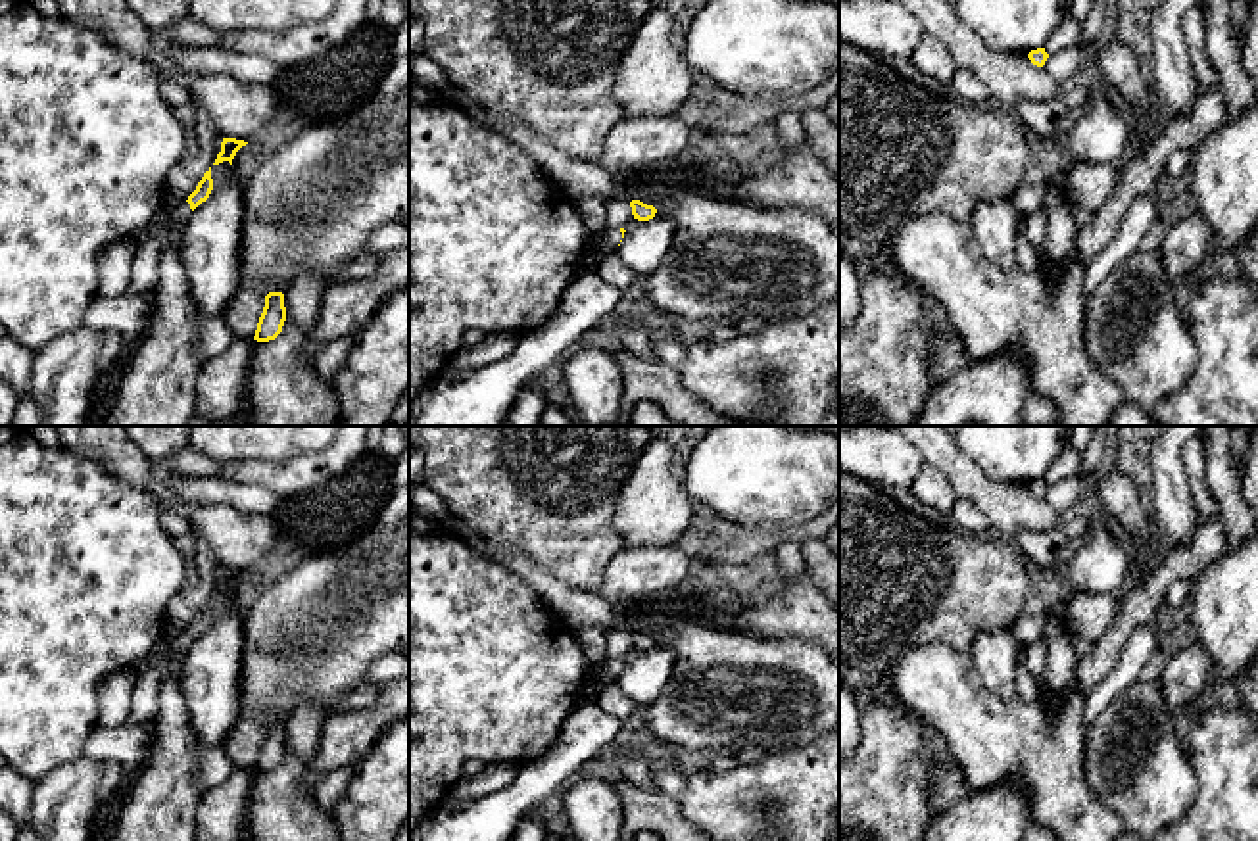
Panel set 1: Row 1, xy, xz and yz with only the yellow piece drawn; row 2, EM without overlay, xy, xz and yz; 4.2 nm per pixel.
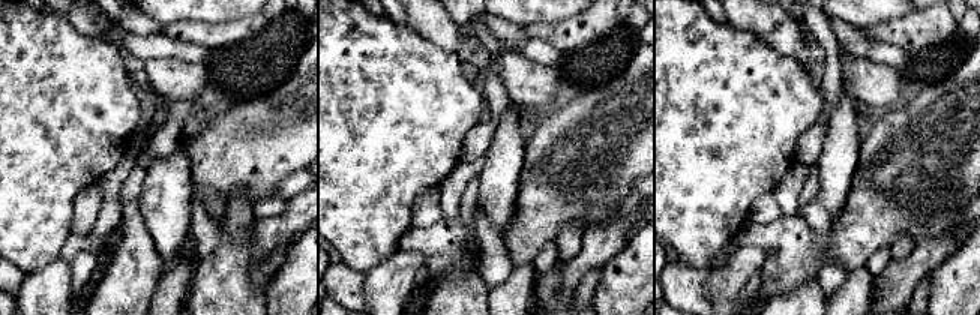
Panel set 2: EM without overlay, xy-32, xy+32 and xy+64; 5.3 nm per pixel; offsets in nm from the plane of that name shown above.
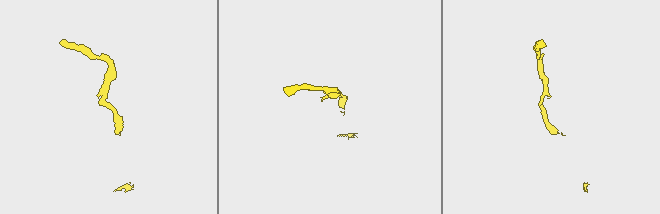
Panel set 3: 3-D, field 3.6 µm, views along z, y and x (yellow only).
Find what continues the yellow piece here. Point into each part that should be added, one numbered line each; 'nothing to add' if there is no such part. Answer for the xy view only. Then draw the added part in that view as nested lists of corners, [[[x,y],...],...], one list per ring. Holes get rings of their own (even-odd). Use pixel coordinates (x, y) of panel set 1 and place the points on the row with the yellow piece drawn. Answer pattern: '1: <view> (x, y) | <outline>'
nothing to add

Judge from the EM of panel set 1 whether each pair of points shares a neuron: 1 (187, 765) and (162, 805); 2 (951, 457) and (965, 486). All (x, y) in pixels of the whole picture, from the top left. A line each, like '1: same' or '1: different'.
1: same
2: same

